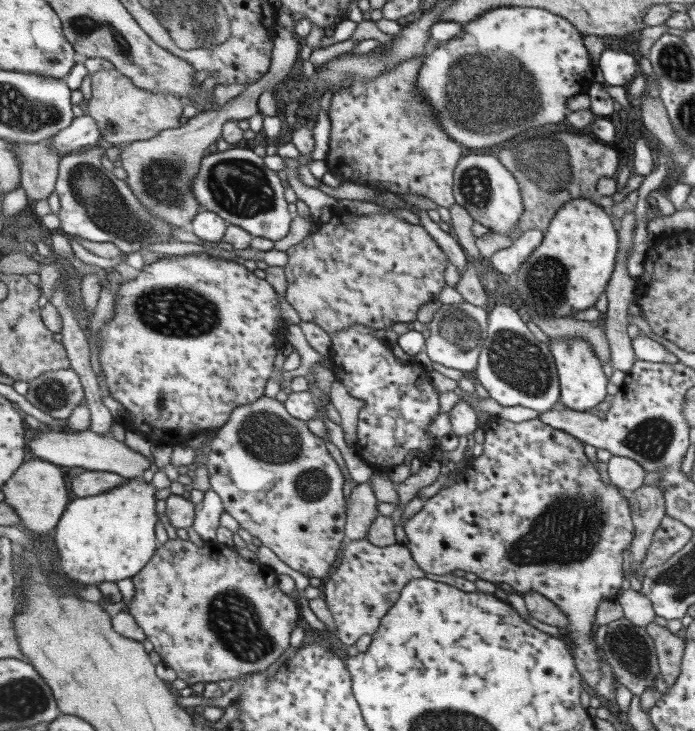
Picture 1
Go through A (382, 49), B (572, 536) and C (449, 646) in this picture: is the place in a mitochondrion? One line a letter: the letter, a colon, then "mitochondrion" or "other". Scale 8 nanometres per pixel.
A: other
B: mitochondrion
C: other

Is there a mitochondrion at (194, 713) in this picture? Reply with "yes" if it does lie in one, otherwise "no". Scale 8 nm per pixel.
no

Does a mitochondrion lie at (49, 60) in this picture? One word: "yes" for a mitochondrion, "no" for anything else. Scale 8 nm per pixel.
yes

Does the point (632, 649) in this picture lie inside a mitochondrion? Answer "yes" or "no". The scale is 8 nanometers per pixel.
yes

